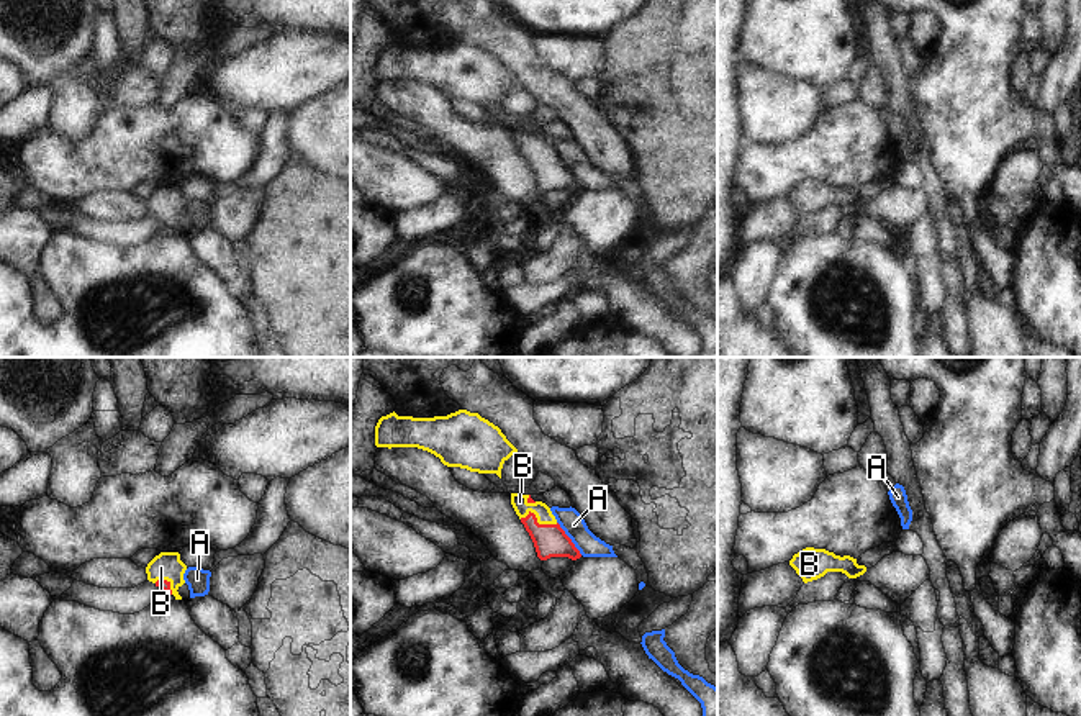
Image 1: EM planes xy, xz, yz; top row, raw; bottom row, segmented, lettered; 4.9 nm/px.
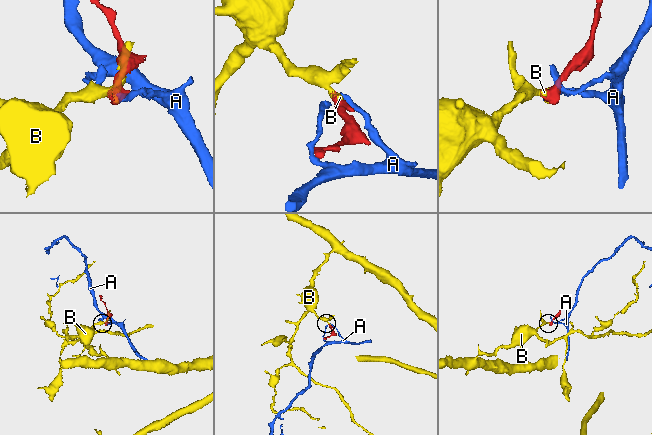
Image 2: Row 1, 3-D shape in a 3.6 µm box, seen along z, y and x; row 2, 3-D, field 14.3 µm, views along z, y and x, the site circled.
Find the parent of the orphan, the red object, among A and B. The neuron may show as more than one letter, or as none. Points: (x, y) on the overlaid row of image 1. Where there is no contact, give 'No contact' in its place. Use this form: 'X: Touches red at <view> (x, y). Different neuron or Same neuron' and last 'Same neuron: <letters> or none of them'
A: Touches red at xz (569, 538). Different neuron
B: Touches red at xz (536, 521). Same neuron
Same neuron: B

